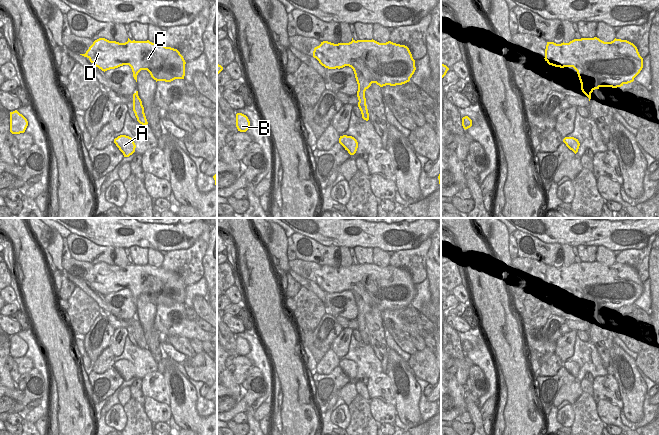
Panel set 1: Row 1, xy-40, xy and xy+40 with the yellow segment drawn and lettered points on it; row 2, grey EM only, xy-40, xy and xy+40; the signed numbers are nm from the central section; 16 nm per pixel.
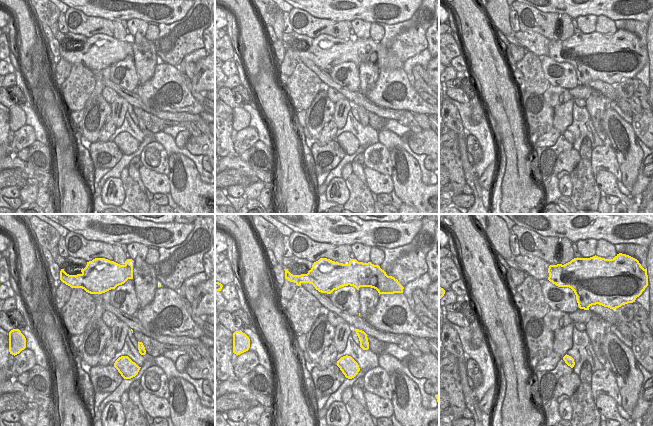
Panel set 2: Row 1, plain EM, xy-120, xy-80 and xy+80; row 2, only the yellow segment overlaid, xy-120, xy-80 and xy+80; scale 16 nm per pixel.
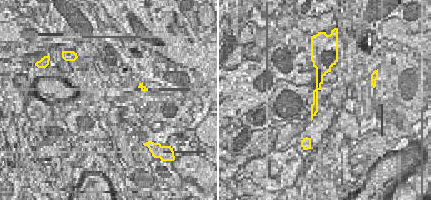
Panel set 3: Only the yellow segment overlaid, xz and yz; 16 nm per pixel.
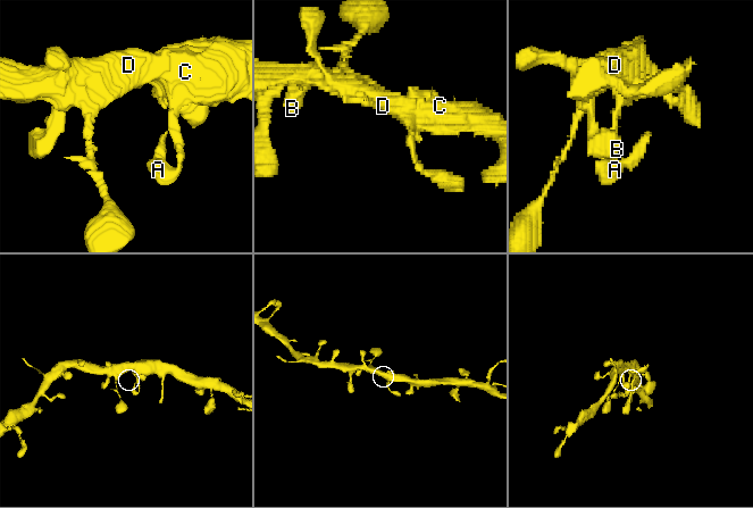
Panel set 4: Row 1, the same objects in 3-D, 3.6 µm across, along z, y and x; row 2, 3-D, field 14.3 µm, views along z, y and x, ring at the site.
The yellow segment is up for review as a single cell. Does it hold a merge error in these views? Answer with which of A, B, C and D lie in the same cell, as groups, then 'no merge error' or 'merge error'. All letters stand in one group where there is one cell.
A B C D | no merge error

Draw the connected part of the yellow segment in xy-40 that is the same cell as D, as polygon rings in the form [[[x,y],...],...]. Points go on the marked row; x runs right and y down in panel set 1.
[[[99,38],[93,42],[93,44],[89,47],[85,54],[80,54],[84,57],[87,57],[91,63],[93,63],[96,67],[101,69],[102,71],[107,71],[110,69],[115,69],[123,65],[129,65],[133,72],[133,77],[137,82],[137,75],[141,70],[147,70],[151,77],[157,81],[165,81],[171,82],[175,79],[184,79],[185,76],[185,60],[183,56],[177,49],[166,47],[163,44],[155,44],[147,41],[131,41],[128,38],[128,41],[125,43],[119,43],[116,41],[109,41],[105,38]]]

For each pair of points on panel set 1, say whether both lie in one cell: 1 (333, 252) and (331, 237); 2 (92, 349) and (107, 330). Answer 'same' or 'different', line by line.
1: different
2: same

